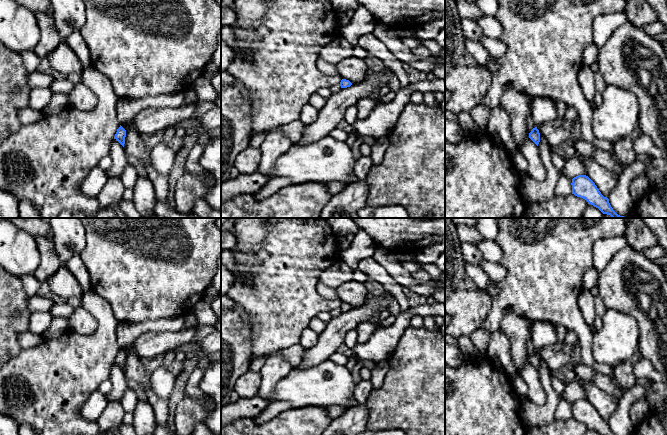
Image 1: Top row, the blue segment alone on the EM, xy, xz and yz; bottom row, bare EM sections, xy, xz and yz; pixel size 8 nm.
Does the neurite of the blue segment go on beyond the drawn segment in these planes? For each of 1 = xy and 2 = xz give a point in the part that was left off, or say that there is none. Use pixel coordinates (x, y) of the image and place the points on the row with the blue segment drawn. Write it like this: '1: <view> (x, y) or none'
1: none
2: none

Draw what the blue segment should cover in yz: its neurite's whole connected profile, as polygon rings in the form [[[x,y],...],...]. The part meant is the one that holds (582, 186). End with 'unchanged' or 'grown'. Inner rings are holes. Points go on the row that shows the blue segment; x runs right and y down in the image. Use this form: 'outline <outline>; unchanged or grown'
outline [[[578,175],[572,179],[572,194],[585,199],[588,204],[598,208],[603,214],[612,218],[628,218],[618,215],[609,203],[609,199],[604,197],[595,183],[586,175]]]; unchanged

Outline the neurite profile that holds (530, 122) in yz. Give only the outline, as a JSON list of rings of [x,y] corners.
[[[521,92],[521,93],[525,94],[530,100],[529,114],[527,116],[528,132],[530,133],[532,131],[532,129],[536,127],[535,123],[534,123],[533,119],[532,119],[532,116],[531,116],[531,104],[532,104],[532,102],[534,101],[534,99],[536,97],[532,97],[532,96],[528,95],[525,92]]]

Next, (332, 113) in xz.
[[[376,74],[368,78],[365,77],[358,84],[352,84],[337,93],[332,93],[326,99],[323,108],[319,110],[317,120],[313,124],[306,125],[302,138],[296,144],[306,145],[329,136],[344,119],[346,110],[356,105],[360,99],[367,98],[376,92],[384,79],[386,79],[384,74]]]

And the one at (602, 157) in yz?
[[[602,149],[595,150],[594,161],[596,161],[601,166],[605,167],[607,170],[616,173],[618,176],[620,176],[627,167],[620,161],[617,162],[613,158],[612,154]]]

